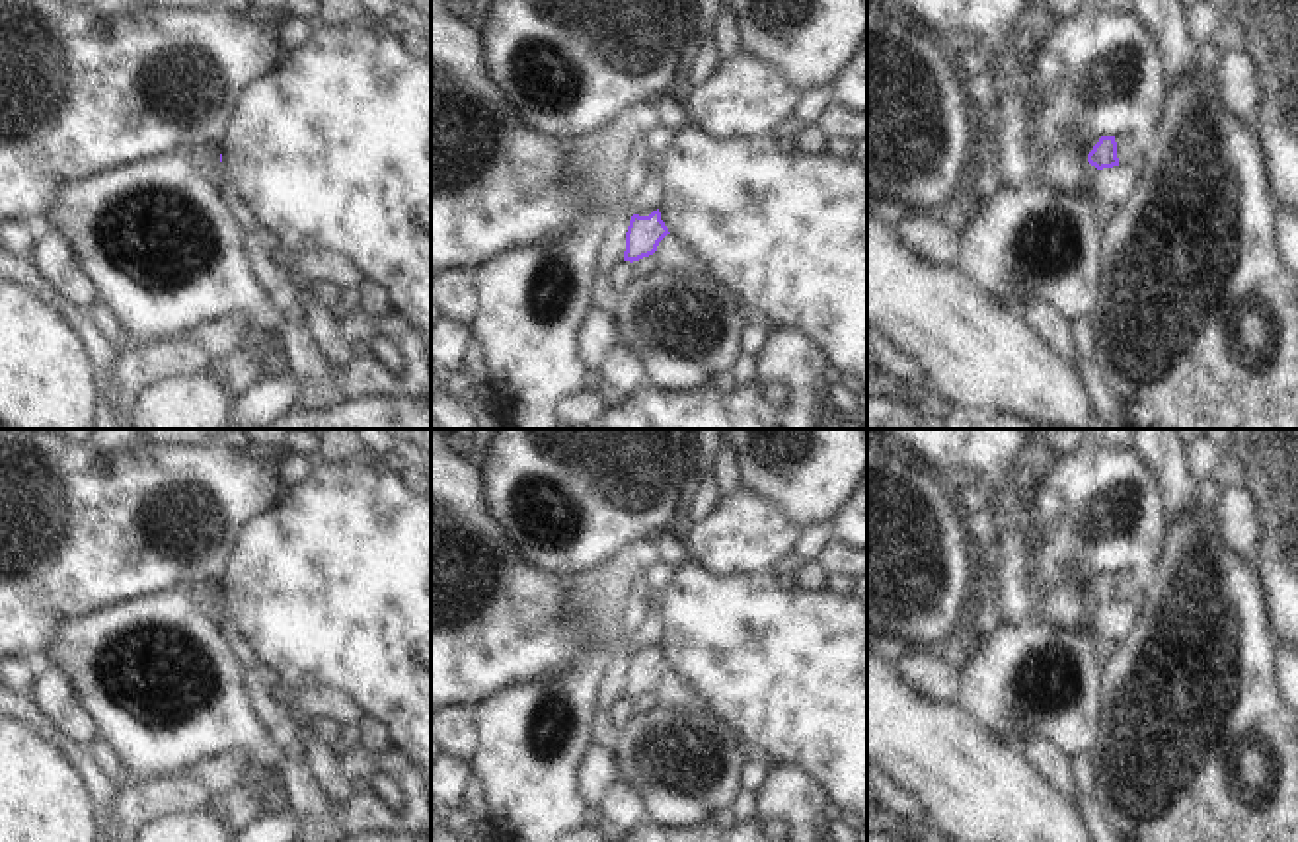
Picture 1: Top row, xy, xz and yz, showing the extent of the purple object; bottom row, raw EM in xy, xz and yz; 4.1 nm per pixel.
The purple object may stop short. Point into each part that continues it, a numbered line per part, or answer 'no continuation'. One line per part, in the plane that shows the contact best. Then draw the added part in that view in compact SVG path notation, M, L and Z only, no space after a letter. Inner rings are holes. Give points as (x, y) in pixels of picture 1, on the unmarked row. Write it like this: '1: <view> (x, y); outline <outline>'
1: yz (1129, 585); outline M1115 573L1115 579L1119 600L1136 600L1140 598L1148 577L1138 573Z

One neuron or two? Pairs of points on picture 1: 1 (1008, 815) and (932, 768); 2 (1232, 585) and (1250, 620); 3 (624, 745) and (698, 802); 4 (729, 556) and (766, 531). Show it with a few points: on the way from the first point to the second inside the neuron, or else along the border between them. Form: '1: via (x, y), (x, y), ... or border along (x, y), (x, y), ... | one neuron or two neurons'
1: via (989, 796), (952, 768) | one neuron
2: via (1232, 593), (1232, 601), (1242, 612) | one neuron
3: via (642, 747), (681, 784) | one neuron
4: via (739, 546), (757, 533) | one neuron

